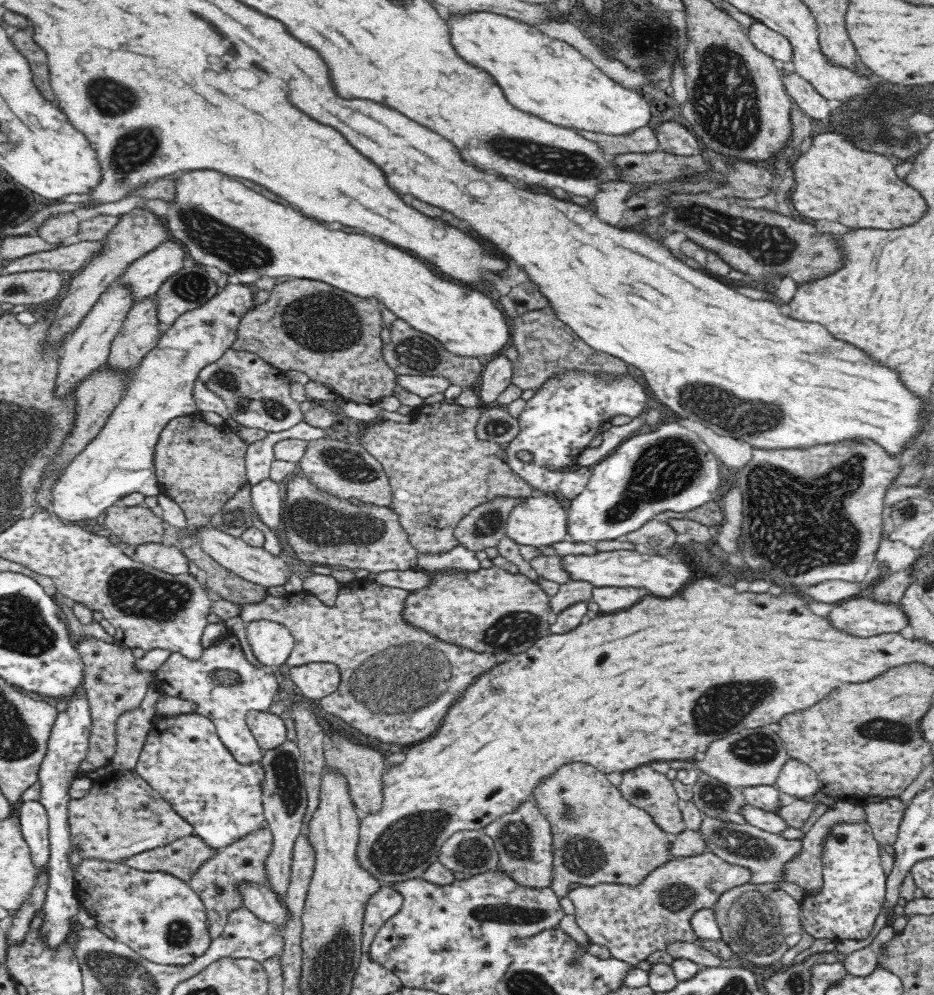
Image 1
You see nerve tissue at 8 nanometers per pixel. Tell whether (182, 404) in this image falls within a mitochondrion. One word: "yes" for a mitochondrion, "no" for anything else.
no

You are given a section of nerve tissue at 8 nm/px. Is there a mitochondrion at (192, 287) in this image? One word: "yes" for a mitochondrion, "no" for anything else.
yes

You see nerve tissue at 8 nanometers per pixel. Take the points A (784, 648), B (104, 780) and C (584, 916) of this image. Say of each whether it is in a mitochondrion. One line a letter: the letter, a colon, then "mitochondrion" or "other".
A: other
B: other
C: other

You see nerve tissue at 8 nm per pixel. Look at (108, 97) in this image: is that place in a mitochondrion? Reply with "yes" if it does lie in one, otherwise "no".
yes

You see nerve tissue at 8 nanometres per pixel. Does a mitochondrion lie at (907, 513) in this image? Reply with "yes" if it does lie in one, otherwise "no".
yes

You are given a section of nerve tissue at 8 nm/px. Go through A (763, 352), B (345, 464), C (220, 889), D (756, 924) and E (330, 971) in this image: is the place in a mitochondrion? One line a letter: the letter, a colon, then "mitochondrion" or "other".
A: other
B: mitochondrion
C: mitochondrion
D: mitochondrion
E: mitochondrion

